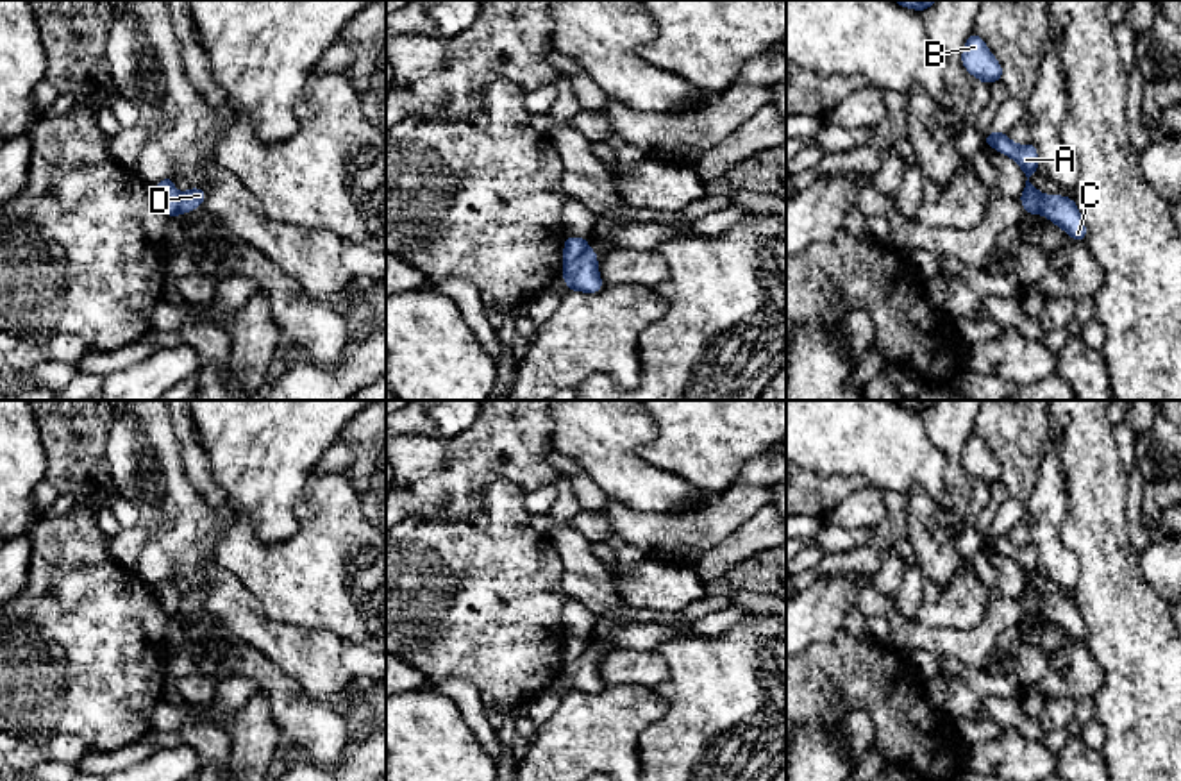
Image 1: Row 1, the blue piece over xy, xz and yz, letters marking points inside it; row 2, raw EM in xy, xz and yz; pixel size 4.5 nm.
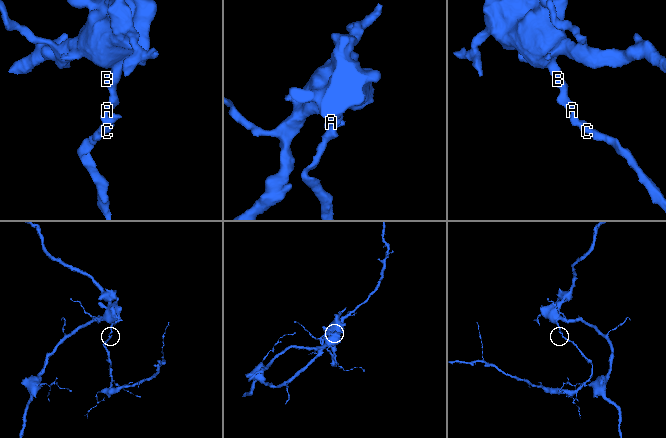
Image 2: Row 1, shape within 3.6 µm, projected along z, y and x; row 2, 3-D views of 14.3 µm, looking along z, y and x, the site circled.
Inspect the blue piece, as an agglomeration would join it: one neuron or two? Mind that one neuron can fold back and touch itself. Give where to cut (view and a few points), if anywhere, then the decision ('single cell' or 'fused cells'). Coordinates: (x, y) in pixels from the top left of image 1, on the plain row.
xz (588, 649), (565, 663) | fused cells

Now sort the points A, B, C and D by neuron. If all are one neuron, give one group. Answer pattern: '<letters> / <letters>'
A B / C D

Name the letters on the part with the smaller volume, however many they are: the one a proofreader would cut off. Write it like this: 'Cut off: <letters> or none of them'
Cut off: C, D

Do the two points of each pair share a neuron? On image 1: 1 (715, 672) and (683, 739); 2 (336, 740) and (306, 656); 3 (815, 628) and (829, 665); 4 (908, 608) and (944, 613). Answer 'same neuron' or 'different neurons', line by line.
1: same neuron
2: different neurons
3: different neurons
4: different neurons

